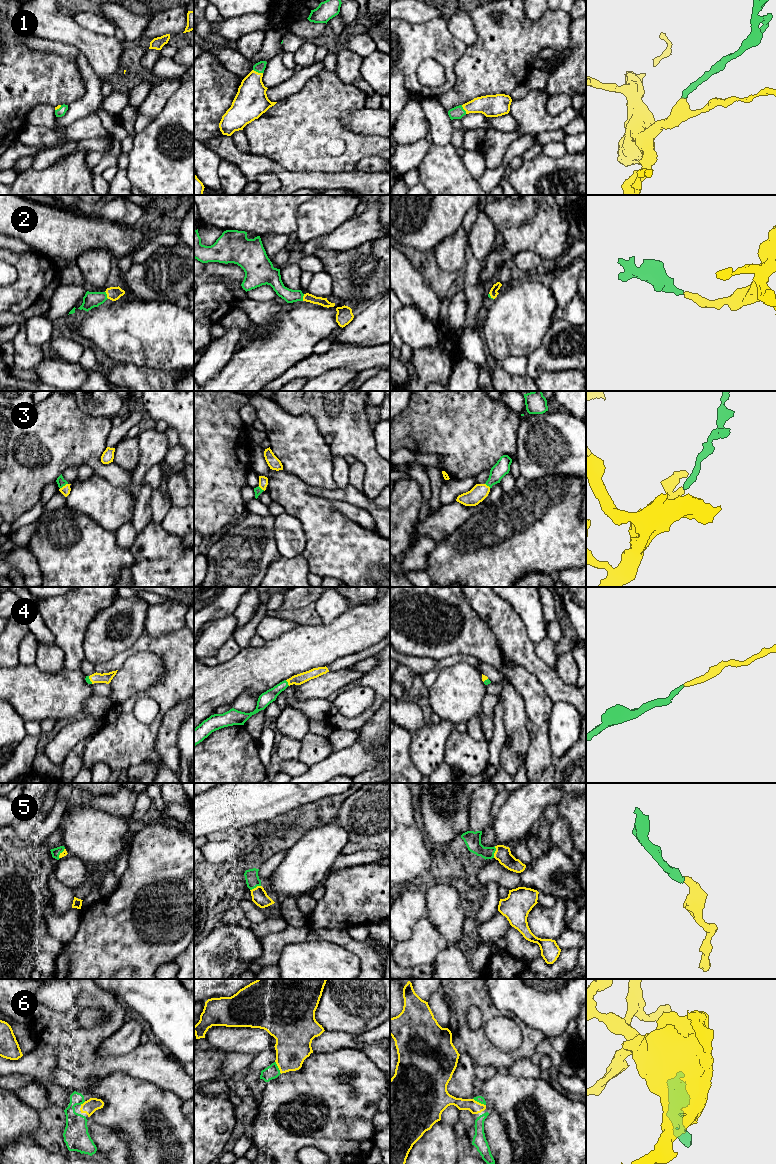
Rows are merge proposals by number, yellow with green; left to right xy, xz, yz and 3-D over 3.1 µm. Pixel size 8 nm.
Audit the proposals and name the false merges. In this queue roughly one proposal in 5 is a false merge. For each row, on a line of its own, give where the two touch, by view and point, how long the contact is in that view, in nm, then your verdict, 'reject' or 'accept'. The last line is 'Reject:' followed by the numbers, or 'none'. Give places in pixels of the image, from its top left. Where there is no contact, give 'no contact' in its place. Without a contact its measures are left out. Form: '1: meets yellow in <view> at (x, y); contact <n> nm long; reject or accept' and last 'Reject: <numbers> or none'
1: meets yellow in xz at (257, 72); contact 90 nm long; accept
2: meets yellow in xy at (107, 295); contact 70 nm long; accept
3: meets yellow in xy at (63, 486); contact 80 nm long; accept
4: meets yellow in xz at (288, 683); contact 60 nm long; accept
5: meets yellow in yz at (495, 852); contact 100 nm long; accept
6: meets yellow in yz at (478, 1102); contact 120 nm long; accept
Reject: none

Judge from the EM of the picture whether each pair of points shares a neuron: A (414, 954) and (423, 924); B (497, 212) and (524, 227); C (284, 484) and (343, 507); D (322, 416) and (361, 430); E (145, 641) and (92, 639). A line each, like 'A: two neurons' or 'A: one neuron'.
A: one neuron
B: one neuron
C: two neurons
D: one neuron
E: two neurons

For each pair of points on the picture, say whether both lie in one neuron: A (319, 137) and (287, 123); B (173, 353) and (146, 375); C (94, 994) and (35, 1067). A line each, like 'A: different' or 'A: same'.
A: same
B: different
C: different

